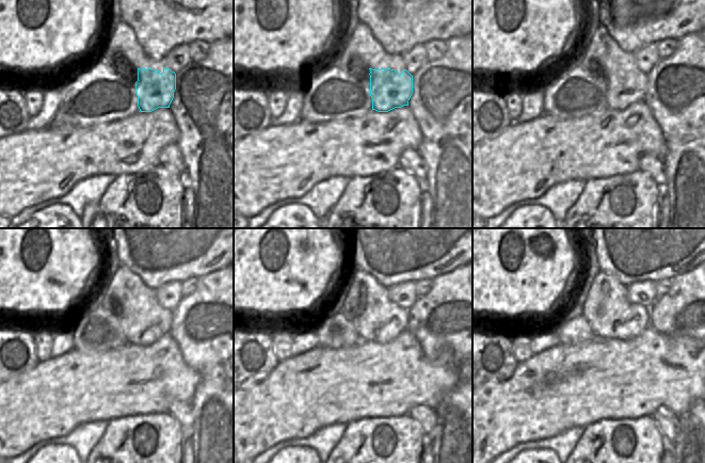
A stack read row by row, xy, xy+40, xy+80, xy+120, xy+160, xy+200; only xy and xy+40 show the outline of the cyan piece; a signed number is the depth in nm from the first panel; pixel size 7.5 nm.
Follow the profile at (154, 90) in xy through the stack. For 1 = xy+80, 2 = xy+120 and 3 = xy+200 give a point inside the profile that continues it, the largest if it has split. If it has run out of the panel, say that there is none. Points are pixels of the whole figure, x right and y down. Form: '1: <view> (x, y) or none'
1: xy+80 (625, 86)
2: xy+120 (147, 325)
3: xy+200 (625, 322)

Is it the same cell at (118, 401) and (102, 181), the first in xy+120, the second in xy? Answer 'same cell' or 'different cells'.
different cells

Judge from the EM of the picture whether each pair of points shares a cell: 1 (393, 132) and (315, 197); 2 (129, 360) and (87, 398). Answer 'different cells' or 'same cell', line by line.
1: different cells
2: same cell

